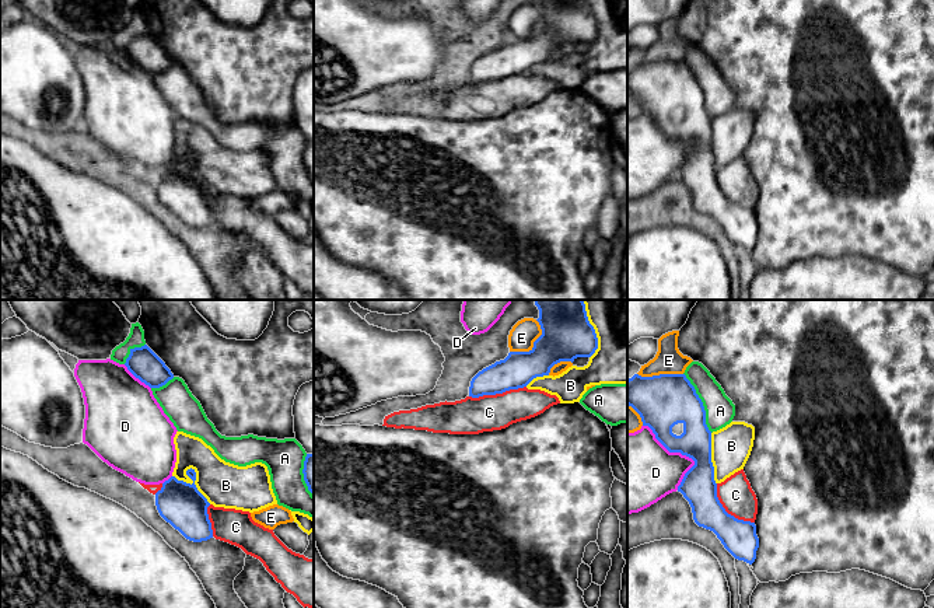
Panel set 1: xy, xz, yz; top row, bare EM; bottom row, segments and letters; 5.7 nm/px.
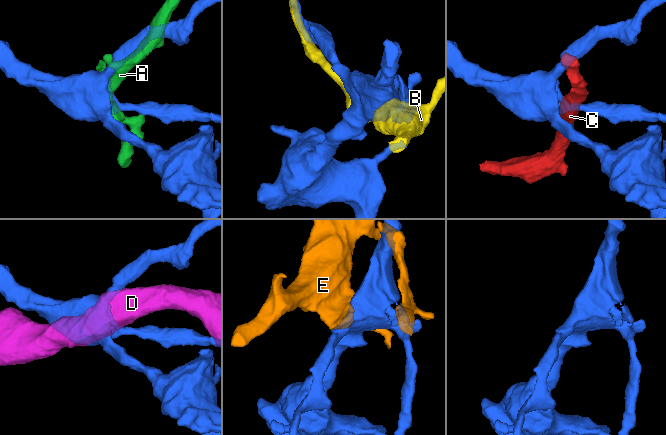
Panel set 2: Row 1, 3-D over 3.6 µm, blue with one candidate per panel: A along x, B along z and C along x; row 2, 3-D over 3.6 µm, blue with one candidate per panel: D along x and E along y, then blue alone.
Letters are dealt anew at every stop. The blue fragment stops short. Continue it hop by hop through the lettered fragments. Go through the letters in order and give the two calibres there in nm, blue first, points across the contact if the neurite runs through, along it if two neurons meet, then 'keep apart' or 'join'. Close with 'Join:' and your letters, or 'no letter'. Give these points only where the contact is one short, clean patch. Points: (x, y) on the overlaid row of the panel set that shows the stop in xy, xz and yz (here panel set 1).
A: 300/170 nm | keep apart
B: 260/260 nm | keep apart
C: 200/200 nm | keep apart
D: 200/380 nm | keep apart
E: 280/150 nm | keep apart
Join: no letter

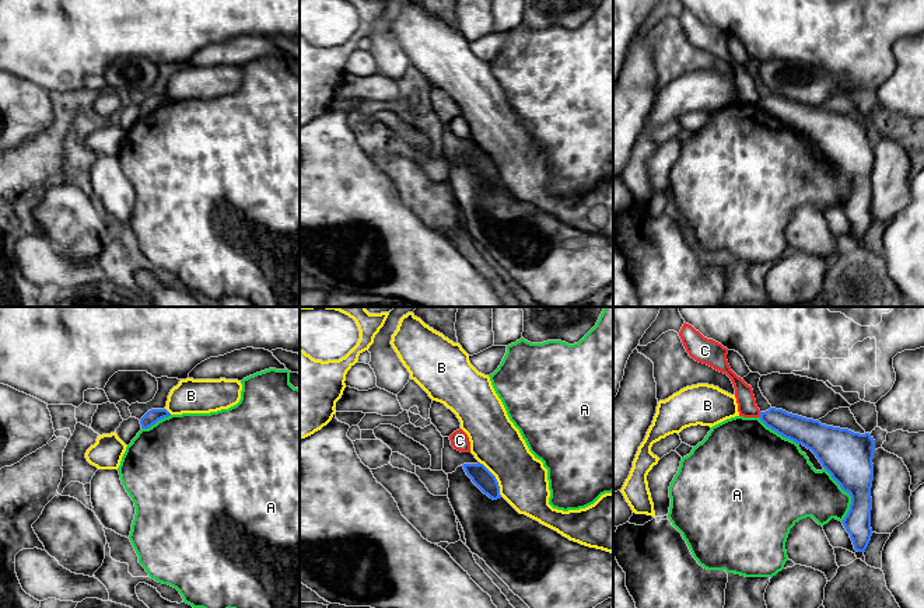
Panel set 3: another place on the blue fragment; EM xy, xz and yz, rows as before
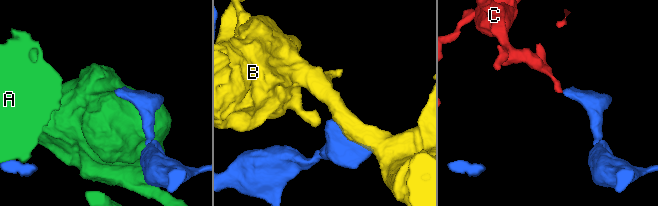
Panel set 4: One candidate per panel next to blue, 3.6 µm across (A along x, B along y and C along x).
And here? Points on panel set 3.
A: 280/280 nm | keep apart
B: 110/280 nm | keep apart
C: 150/110 nm | along yz (759, 412), (760, 416) | keep apart
Join: no letter

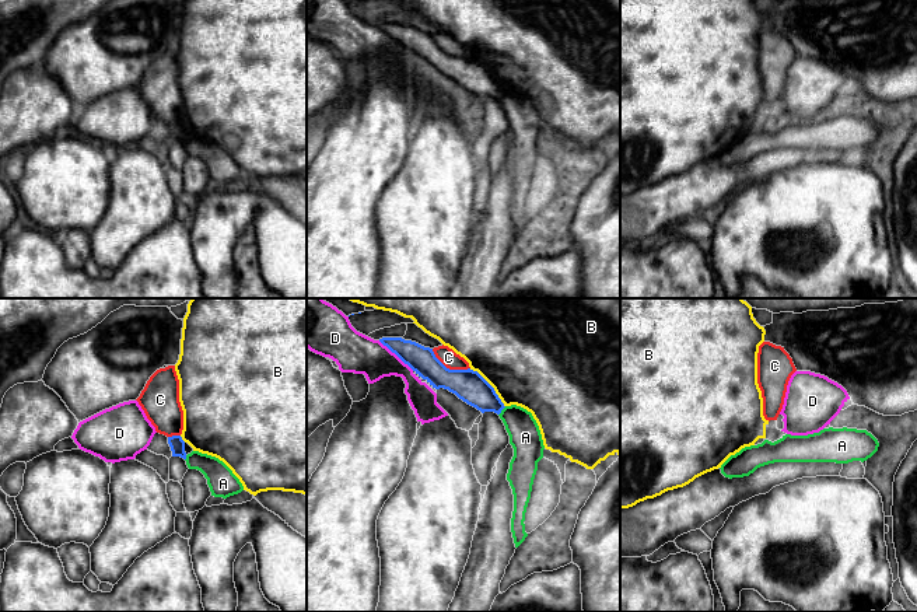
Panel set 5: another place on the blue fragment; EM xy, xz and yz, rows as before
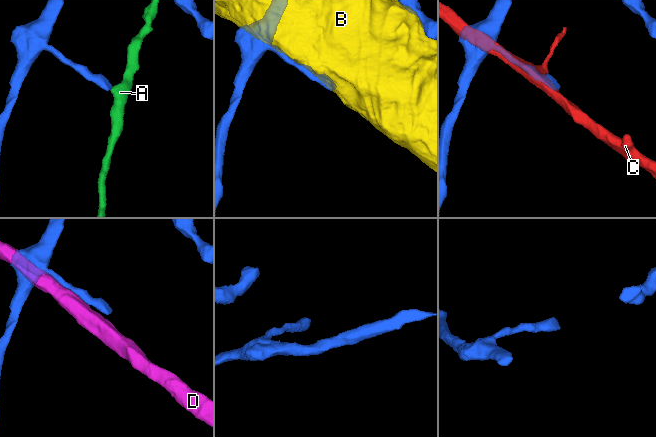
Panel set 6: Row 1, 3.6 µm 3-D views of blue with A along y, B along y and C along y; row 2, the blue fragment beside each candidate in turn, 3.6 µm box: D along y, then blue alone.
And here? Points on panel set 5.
A: 180/180 nm | along xz (506, 406), (499, 415) | keep apart
B: 180/500 nm | keep apart
C: 180/100 nm | keep apart
D: 150/240 nm | keep apart
Join: no letter

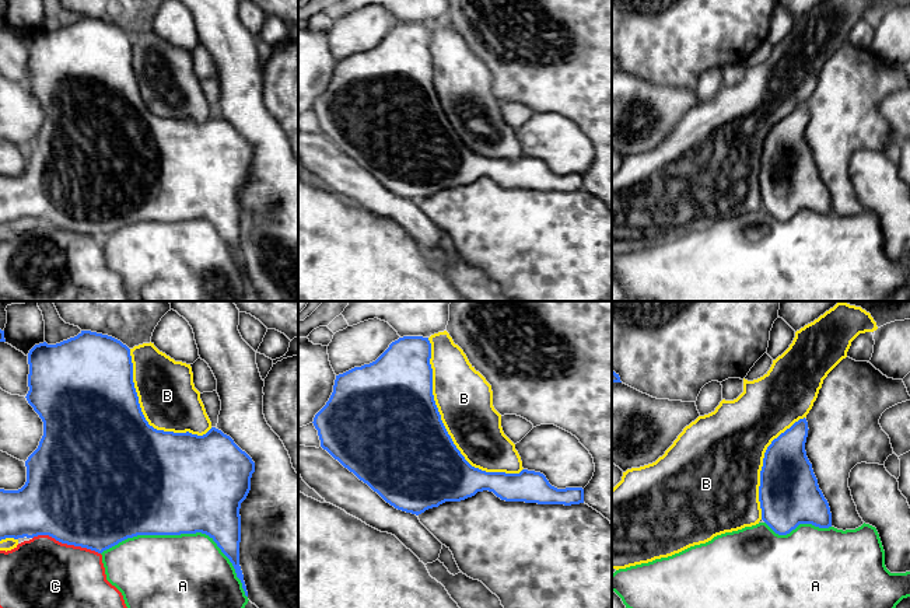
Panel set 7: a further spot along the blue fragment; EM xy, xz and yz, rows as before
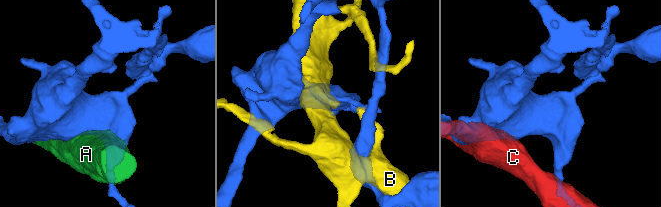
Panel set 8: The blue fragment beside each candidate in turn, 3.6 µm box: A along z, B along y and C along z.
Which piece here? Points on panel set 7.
A: 500/440 nm | keep apart
B: 500/320 nm | join
C: 500/400 nm | keep apart
Join: B

